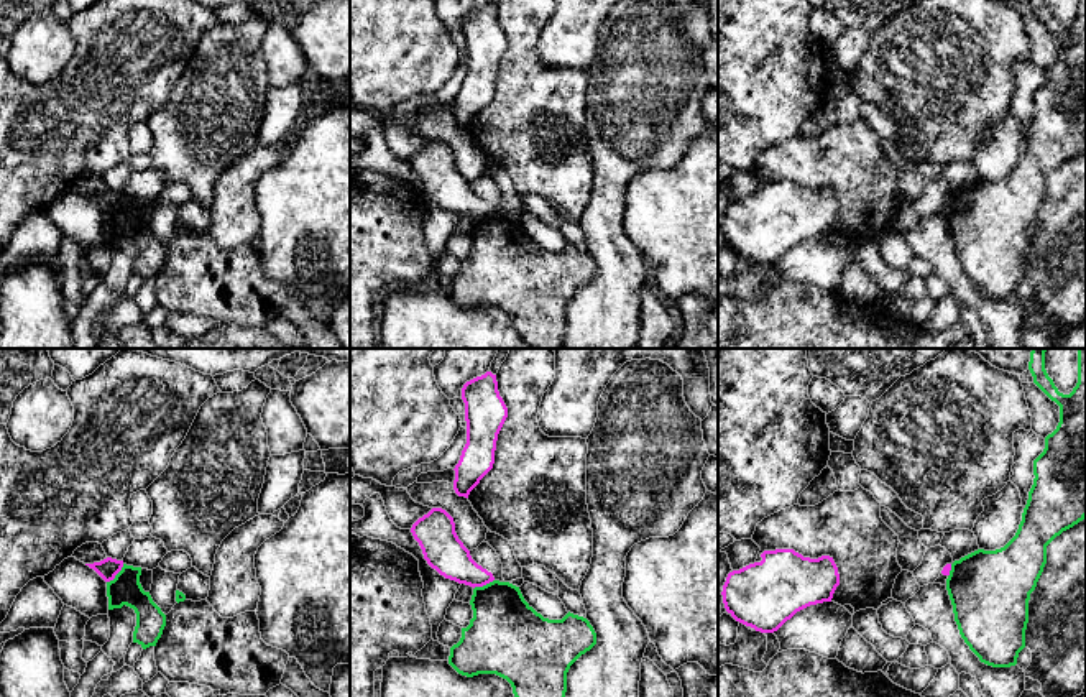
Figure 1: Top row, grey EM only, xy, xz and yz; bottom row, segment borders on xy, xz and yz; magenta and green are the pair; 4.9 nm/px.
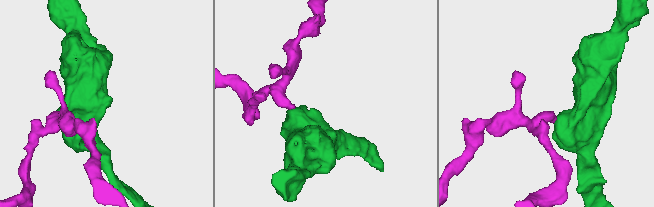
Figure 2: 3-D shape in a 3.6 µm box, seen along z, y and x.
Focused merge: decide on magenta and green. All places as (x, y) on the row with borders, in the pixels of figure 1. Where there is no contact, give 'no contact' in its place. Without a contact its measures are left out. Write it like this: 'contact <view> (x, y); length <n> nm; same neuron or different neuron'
contact xy (117, 572); length 130 nm; different neuron

